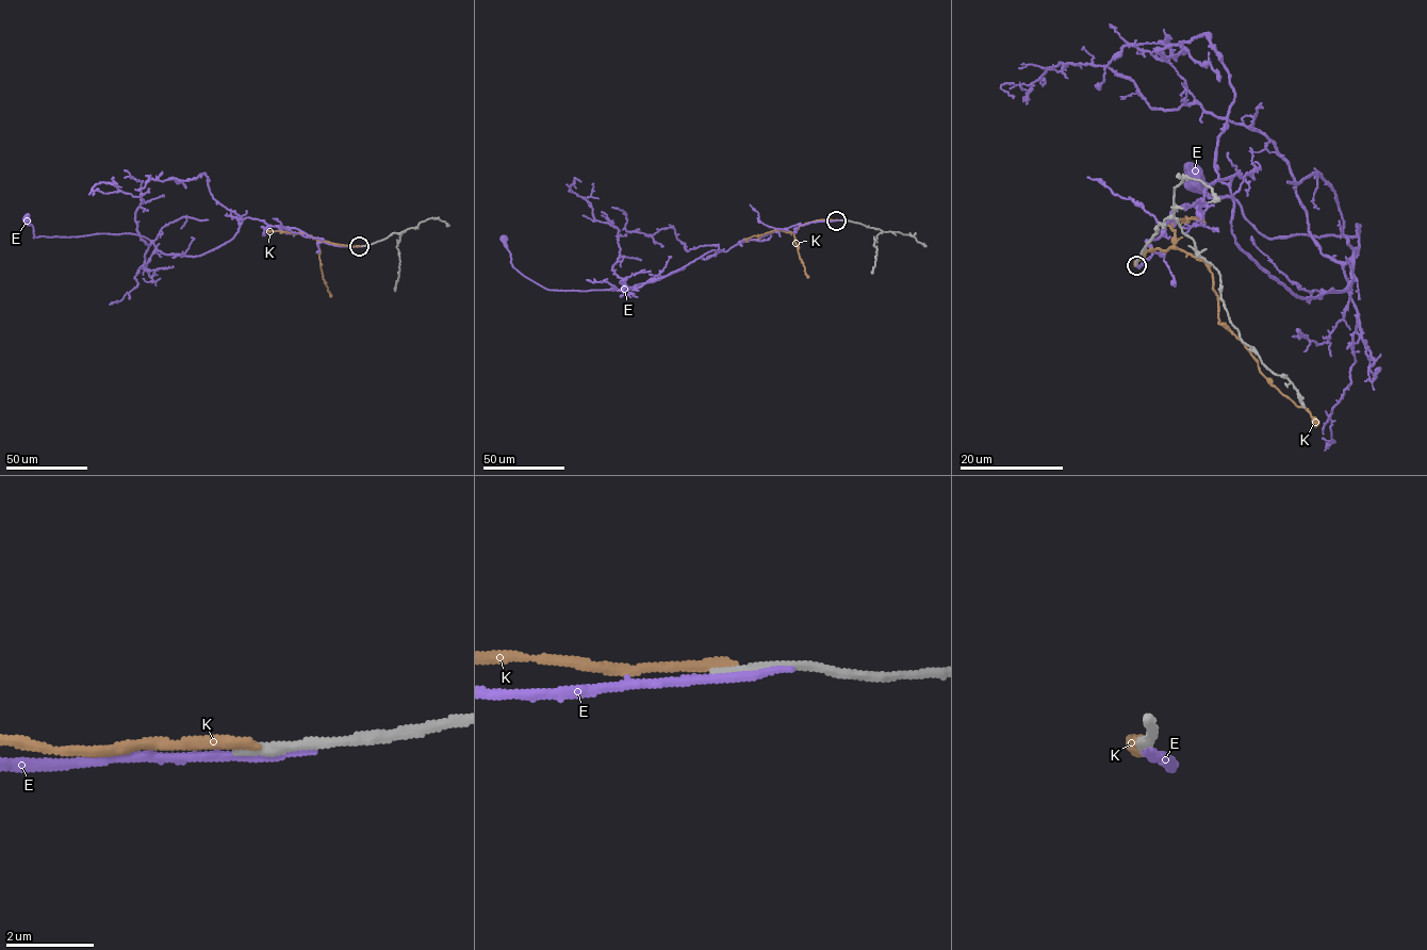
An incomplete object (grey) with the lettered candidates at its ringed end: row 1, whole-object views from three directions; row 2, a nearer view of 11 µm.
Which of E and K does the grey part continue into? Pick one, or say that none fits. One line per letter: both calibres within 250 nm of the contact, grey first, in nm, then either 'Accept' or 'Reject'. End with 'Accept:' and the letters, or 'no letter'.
E: Thickness 280 nm (grey) against 240 nm. Reject
K: Thickness 240 nm (grey) against 260 nm. Reject
Accept: no letter

